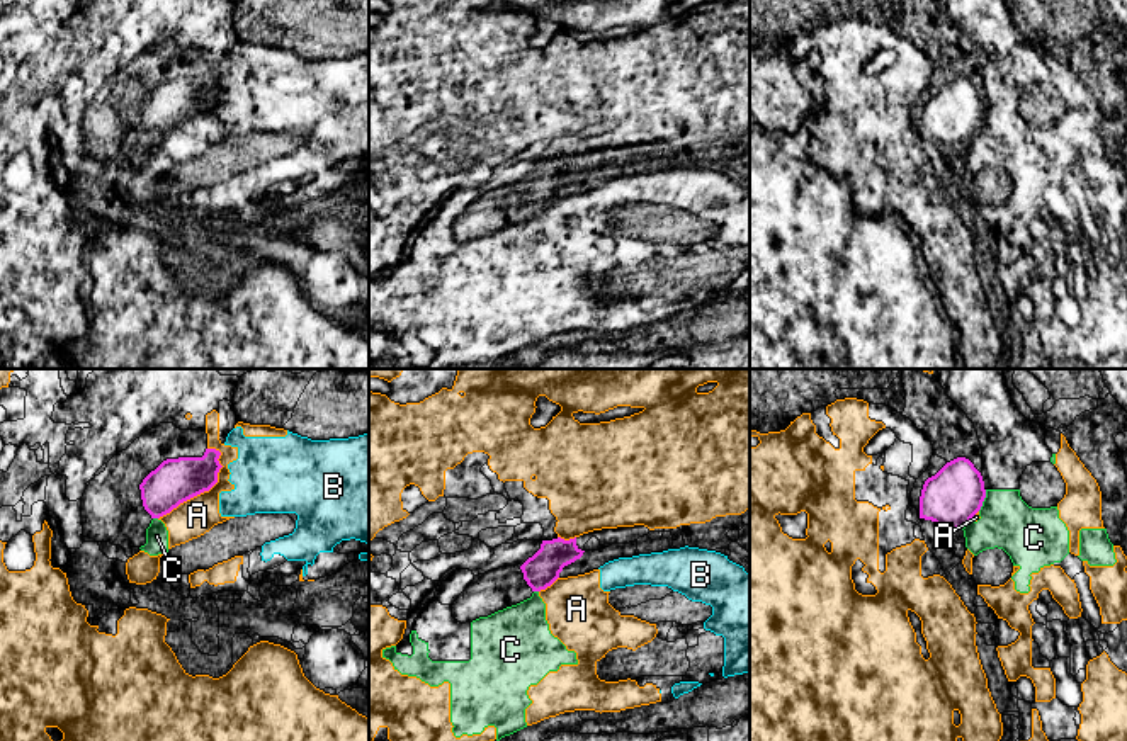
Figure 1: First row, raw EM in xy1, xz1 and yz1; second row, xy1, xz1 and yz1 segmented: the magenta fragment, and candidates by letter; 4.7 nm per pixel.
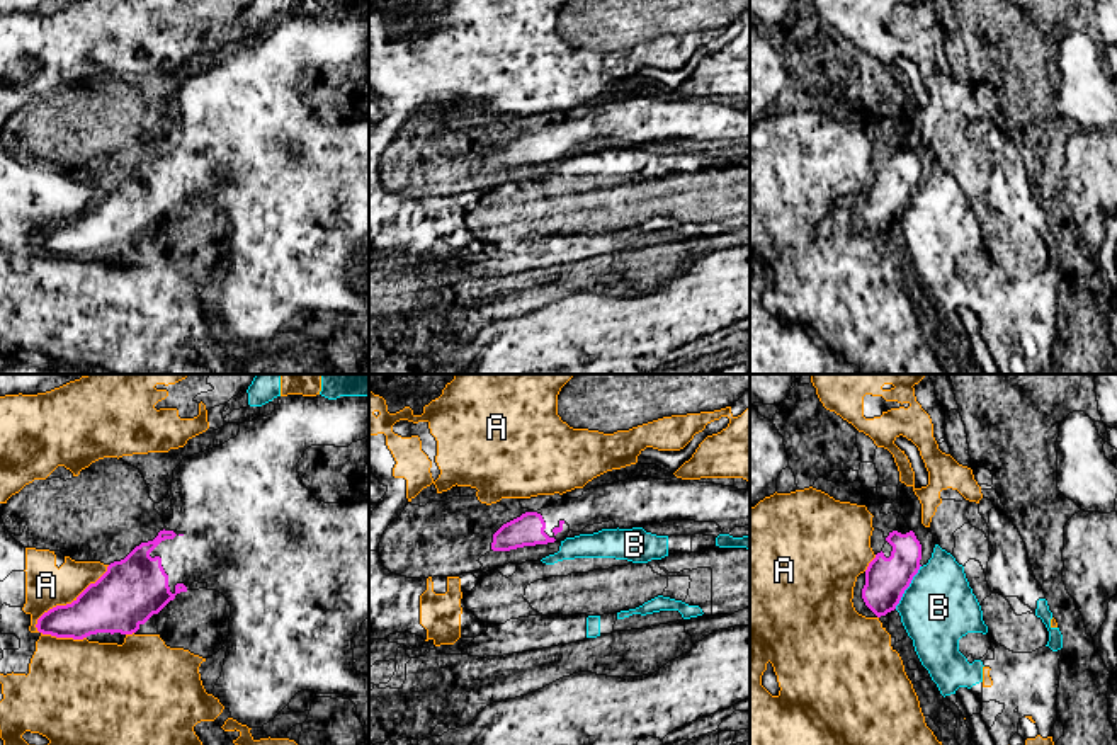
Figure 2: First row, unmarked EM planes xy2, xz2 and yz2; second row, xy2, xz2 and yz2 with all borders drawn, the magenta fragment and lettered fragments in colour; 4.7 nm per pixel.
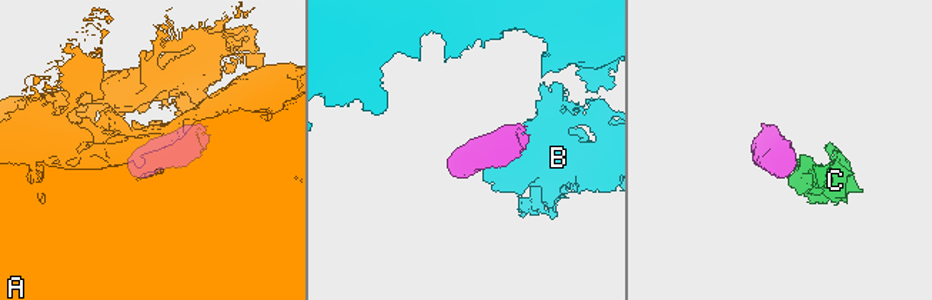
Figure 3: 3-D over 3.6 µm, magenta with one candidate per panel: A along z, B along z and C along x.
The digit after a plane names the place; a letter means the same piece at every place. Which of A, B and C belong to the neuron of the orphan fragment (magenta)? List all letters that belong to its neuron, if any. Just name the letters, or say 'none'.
none

